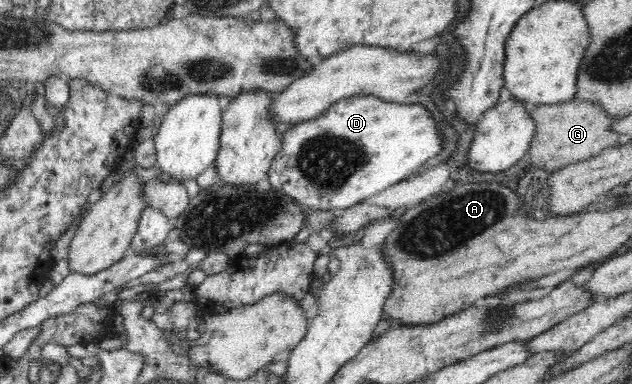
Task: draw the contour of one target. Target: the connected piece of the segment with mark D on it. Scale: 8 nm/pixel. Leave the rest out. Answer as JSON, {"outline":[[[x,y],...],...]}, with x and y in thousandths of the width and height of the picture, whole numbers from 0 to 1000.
{"outline":[[[579,247],[540,258],[528,266],[508,299],[495,305],[492,313],[476,315],[446,349],[445,388],[441,401],[434,409],[424,443],[424,466],[427,469],[430,490],[449,500],[449,505],[459,510],[470,531],[478,534],[479,542],[536,552],[565,529],[574,526],[578,516],[589,513],[598,500],[606,500],[606,495],[622,484],[622,479],[634,474],[634,469],[641,469],[647,453],[653,453],[653,443],[660,443],[660,438],[665,438],[679,411],[685,411],[699,385],[699,359],[688,328],[690,315],[687,315],[679,292],[676,292],[669,276],[660,276],[653,260],[641,268],[609,266],[608,260],[597,258],[595,250]]]}

